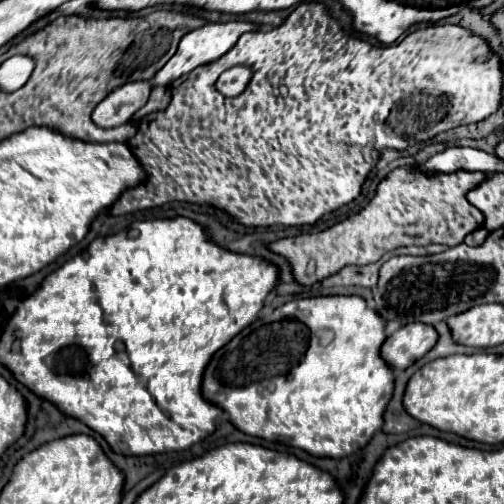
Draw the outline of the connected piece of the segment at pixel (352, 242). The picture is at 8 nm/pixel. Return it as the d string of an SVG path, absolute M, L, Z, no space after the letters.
M397 167L397 169L393 169L393 171L379 183L379 187L377 187L377 195L371 199L371 203L369 203L361 213L357 213L357 215L353 215L353 217L349 217L349 219L345 219L345 221L341 221L341 223L337 223L337 225L329 227L329 229L325 229L325 231L319 231L319 233L305 233L305 235L297 235L297 237L287 237L287 239L275 241L275 243L271 243L271 249L277 251L277 253L281 253L281 255L285 255L285 257L289 259L289 263L293 265L295 279L297 279L299 283L303 283L303 285L313 285L315 281L321 281L321 279L325 279L325 277L337 273L337 271L343 269L345 265L369 265L369 263L375 263L375 261L379 261L387 251L393 251L393 249L397 249L397 247L401 247L401 245L429 245L429 243L443 243L443 245L453 247L453 245L459 245L459 243L465 239L467 233L471 233L471 231L483 227L483 213L479 213L479 209L475 209L475 207L467 201L467 195L465 195L465 193L469 193L471 189L475 189L475 185L481 185L485 179L487 179L487 175L485 175L485 173L479 173L479 171L453 171L453 173L431 173L431 175L427 175L427 173L423 173L421 169L413 169L413 167Z

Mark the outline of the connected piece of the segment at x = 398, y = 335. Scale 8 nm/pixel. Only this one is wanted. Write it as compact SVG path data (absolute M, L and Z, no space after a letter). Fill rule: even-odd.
M411 323L395 331L381 347L383 359L393 369L407 369L417 359L427 355L439 341L439 333L433 325Z

